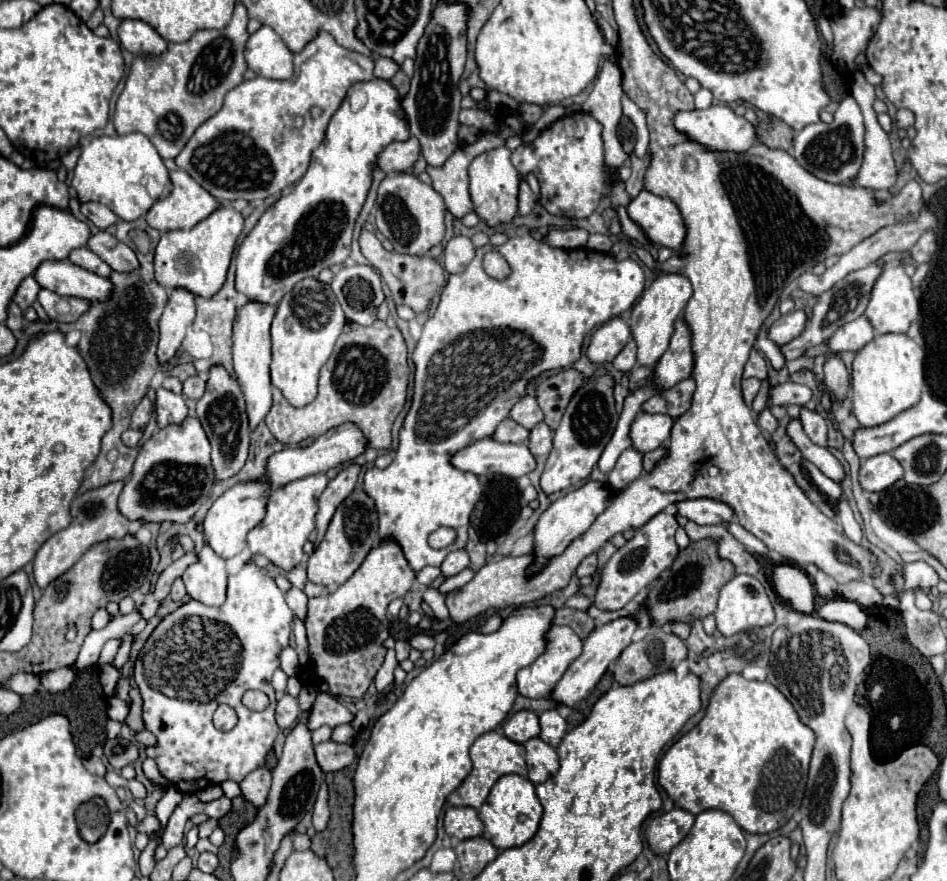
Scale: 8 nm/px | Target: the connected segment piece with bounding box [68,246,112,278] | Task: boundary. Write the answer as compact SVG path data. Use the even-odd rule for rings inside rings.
M88 246L72 250L70 256L68 256L68 260L72 264L76 264L80 268L86 268L86 270L98 274L98 276L104 276L104 278L110 278L110 274L112 274L112 268L104 260L100 260Z

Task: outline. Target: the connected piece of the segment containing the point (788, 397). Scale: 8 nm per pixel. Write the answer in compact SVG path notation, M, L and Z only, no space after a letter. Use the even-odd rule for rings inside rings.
M784 382L770 386L768 390L768 408L772 406L790 406L798 404L804 406L812 398L812 390L804 384L794 384L794 382Z

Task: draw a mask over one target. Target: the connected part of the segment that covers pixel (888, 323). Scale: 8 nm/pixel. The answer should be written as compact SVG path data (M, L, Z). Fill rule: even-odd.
M888 252L886 256L880 258L880 262L884 264L884 272L878 278L874 290L872 290L872 298L870 304L864 312L864 316L870 320L872 328L876 334L886 334L886 332L908 332L910 324L920 316L920 308L918 308L918 300L916 294L912 290L912 282L904 272L904 266L898 264L902 256L906 256L908 252Z

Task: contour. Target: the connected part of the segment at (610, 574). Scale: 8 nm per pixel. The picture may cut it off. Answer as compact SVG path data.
M660 512L644 526L640 526L632 540L628 540L618 552L612 554L608 564L602 568L602 578L594 596L594 606L600 610L620 610L624 608L640 588L646 588L652 580L656 580L678 556L678 546L674 542L674 534L678 530L676 516L670 512Z

